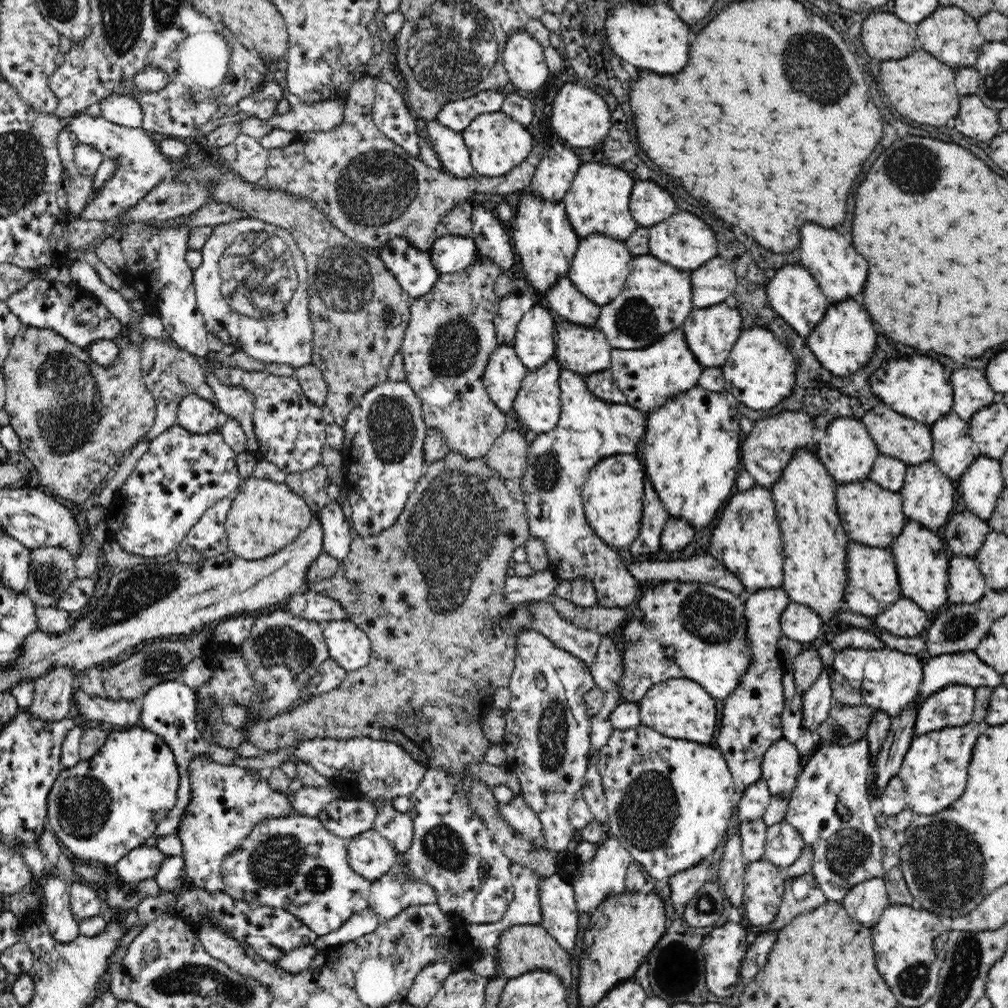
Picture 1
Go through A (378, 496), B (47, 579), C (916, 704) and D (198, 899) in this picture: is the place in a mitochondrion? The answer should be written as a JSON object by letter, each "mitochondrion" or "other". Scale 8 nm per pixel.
{"A":"other","B":"mitochondrion","C":"other","D":"other"}

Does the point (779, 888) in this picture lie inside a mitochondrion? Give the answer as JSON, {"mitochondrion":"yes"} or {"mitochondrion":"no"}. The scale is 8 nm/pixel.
{"mitochondrion":"no"}

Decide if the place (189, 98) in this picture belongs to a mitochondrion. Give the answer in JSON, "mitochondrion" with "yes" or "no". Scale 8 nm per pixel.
{"mitochondrion":"yes"}

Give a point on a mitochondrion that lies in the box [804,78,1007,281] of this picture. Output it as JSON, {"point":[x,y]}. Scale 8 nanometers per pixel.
{"point":[914,168]}

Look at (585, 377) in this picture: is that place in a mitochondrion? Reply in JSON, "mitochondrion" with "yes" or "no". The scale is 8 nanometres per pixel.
{"mitochondrion":"no"}

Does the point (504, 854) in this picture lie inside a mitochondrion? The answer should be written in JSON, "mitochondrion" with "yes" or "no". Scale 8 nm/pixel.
{"mitochondrion":"no"}

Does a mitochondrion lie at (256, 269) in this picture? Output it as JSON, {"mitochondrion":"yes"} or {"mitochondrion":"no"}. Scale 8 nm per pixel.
{"mitochondrion":"yes"}

